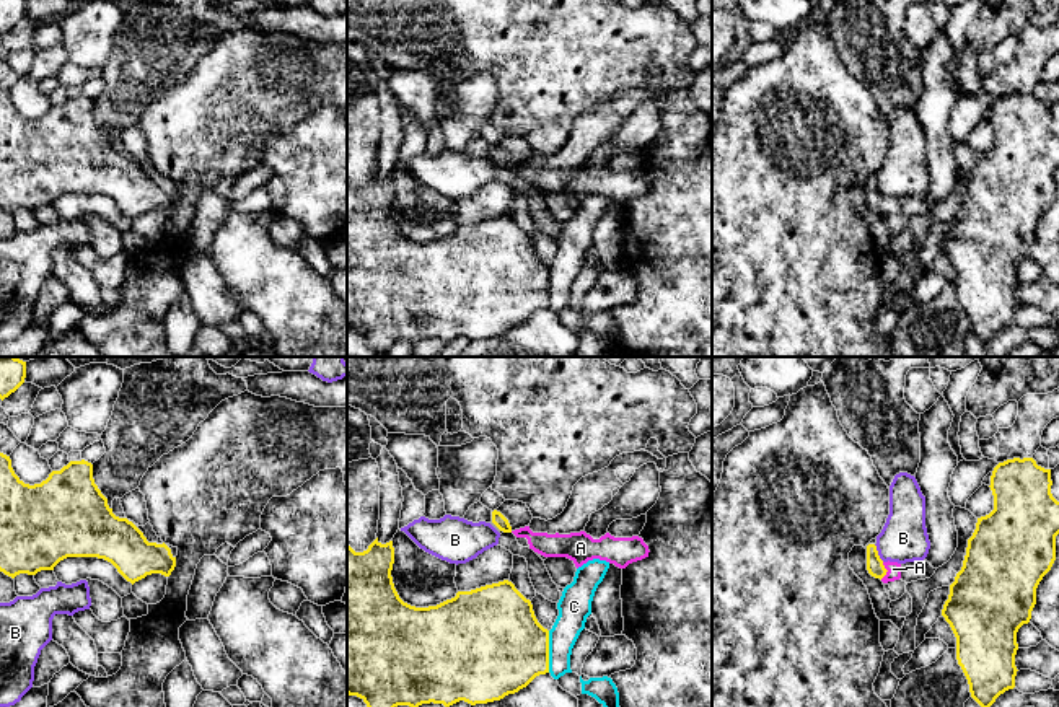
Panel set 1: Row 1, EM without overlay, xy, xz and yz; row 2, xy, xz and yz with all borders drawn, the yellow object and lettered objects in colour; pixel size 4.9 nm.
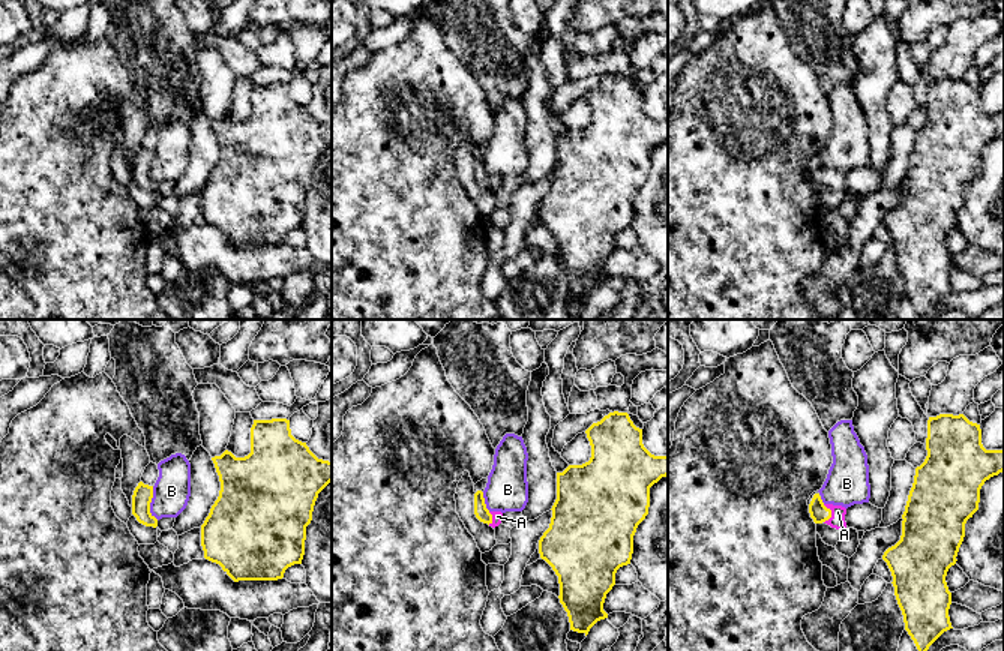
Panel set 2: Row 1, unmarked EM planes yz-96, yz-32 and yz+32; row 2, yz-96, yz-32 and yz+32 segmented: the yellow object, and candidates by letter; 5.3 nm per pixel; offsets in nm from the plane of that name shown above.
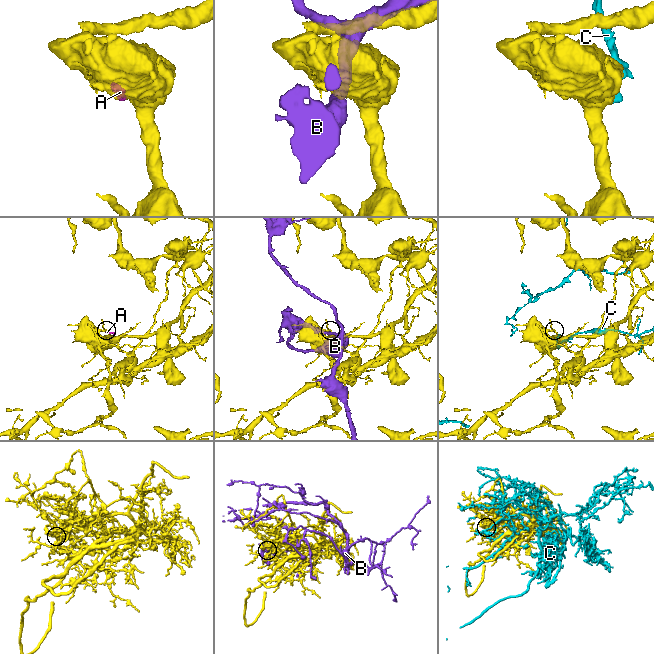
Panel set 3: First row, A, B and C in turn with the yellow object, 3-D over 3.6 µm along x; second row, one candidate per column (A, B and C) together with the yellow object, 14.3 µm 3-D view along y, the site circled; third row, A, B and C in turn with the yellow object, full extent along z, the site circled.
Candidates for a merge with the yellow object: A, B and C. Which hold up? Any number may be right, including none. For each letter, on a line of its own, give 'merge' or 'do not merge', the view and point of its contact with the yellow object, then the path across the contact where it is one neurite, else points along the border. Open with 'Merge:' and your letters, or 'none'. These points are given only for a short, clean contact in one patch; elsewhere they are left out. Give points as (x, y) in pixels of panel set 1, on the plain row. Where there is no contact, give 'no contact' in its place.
Merge: A
A: merge; contact yz (887, 206); way yz (875, 202), (887, 206), (893, 204)
B: do not merge; contact yz (877, 188)
C: do not merge; contact xz (548, 287)

